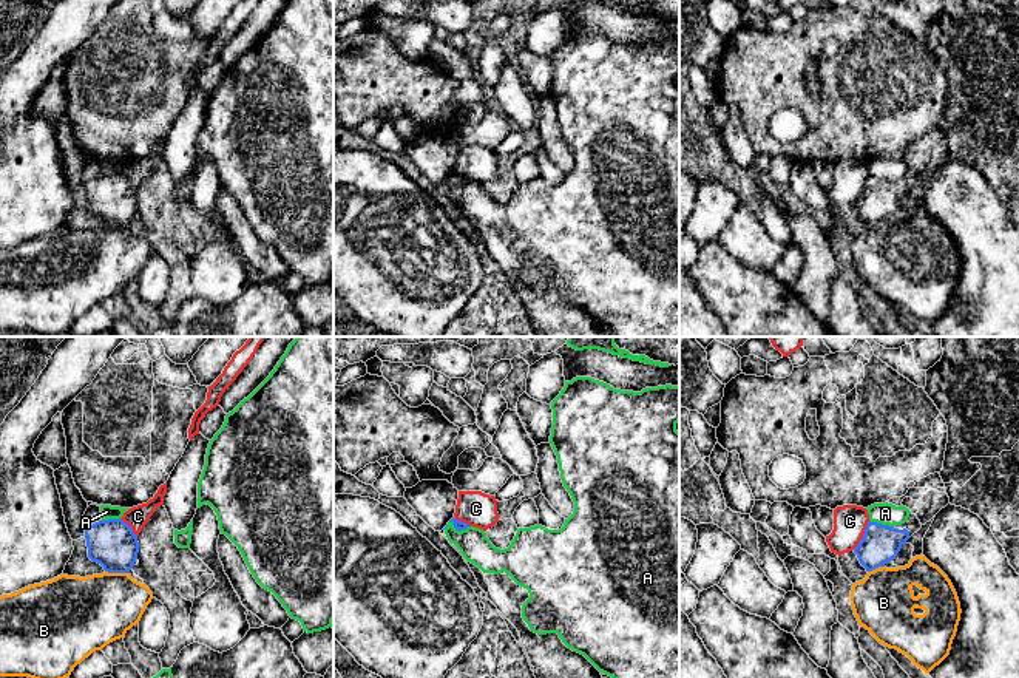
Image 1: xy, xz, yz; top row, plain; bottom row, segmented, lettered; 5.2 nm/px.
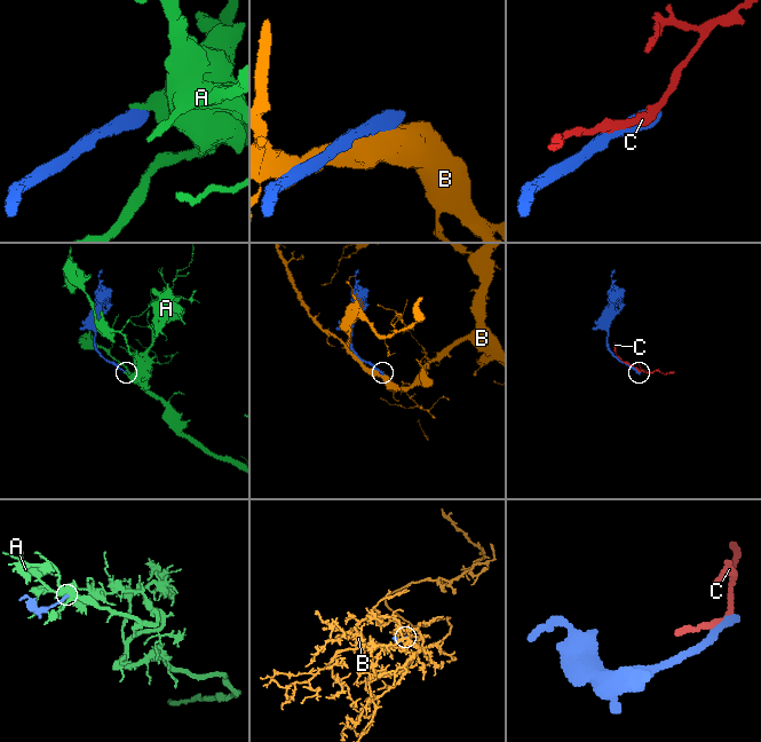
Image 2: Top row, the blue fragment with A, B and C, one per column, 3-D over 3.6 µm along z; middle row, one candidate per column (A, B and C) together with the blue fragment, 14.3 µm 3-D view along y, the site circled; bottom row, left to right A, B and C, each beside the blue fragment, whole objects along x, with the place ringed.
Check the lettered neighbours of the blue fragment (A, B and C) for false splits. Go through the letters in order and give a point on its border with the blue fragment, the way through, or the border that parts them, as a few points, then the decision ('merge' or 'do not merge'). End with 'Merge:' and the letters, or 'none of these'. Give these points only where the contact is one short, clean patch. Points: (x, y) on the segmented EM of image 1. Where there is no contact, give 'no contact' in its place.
A: contact yz (880, 524); border yz (870, 519), (893, 527); do not merge
B: contact xy (116, 572); do not merge
C: contact yz (863, 535); do not merge
Merge: none of these

